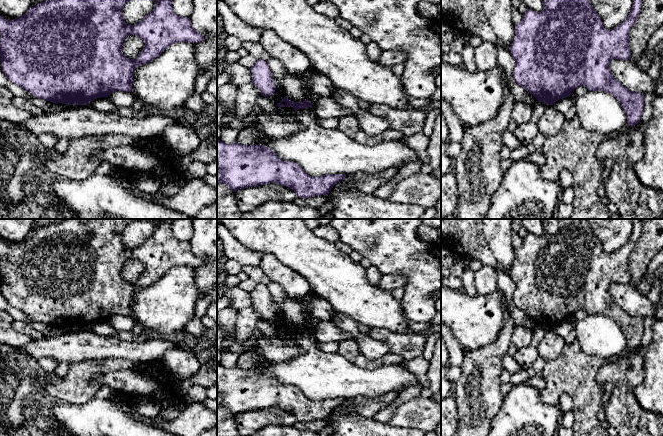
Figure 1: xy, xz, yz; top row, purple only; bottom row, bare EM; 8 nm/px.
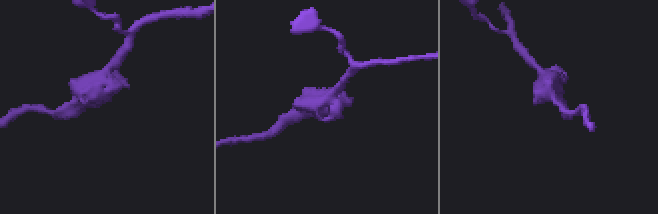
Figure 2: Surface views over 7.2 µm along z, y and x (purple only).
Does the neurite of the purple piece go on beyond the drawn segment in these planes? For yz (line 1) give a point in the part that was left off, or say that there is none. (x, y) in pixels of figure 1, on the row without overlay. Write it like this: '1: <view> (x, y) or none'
1: none

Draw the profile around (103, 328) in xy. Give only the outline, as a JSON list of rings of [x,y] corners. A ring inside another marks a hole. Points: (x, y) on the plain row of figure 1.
[[[109,321],[94,323],[90,326],[90,328],[94,333],[102,336],[115,337],[118,332],[110,325]]]

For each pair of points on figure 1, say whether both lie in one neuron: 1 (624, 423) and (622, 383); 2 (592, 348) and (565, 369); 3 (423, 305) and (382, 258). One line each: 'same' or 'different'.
1: same
2: different
3: same

